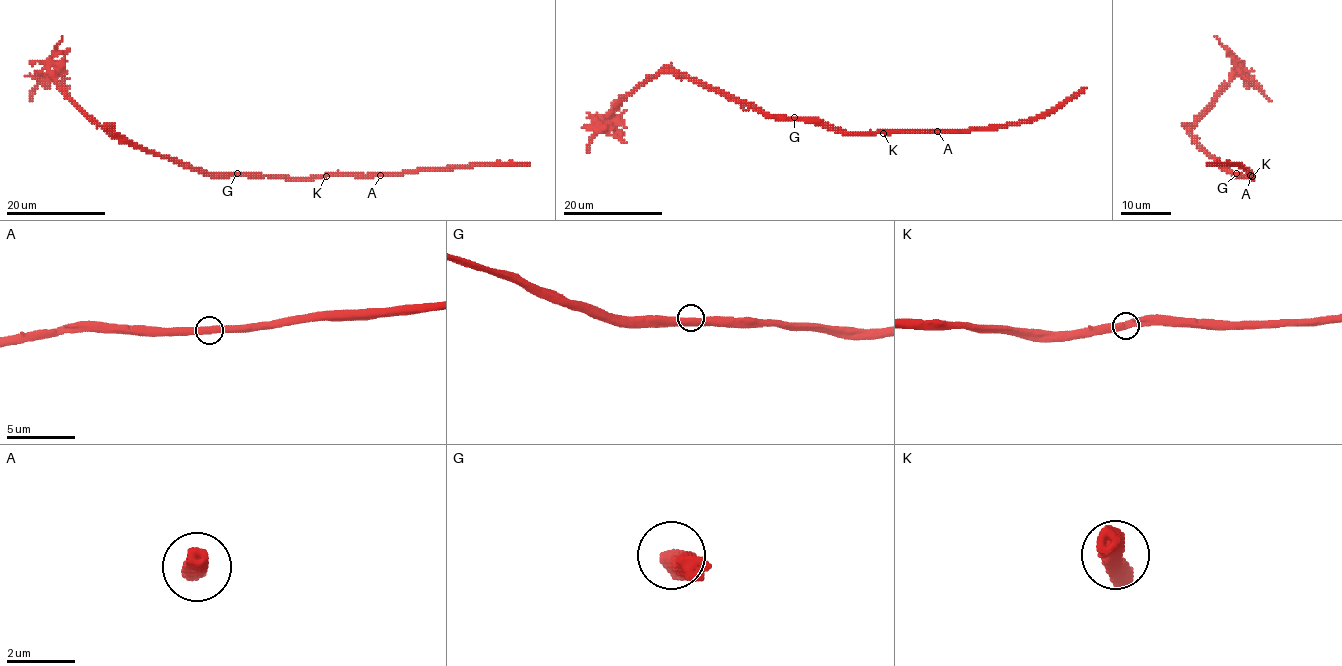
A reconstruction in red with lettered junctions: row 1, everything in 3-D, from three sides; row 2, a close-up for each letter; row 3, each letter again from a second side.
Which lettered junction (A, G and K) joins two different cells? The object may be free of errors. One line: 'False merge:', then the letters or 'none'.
False merge: none

